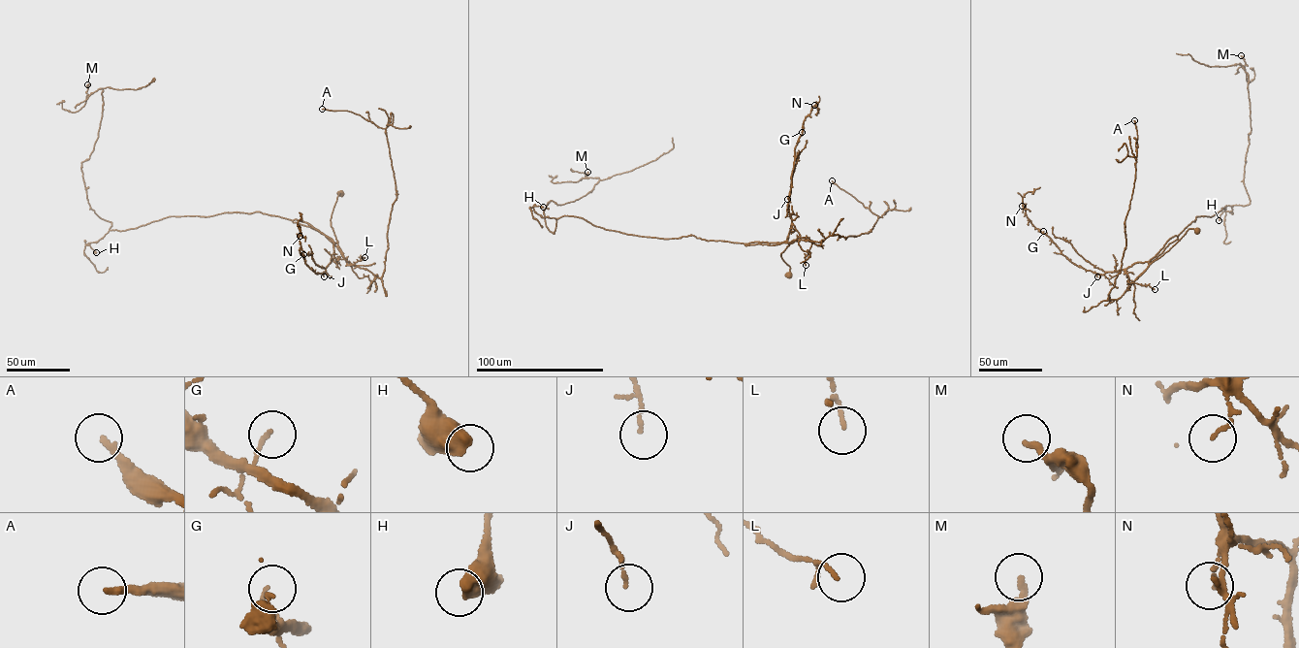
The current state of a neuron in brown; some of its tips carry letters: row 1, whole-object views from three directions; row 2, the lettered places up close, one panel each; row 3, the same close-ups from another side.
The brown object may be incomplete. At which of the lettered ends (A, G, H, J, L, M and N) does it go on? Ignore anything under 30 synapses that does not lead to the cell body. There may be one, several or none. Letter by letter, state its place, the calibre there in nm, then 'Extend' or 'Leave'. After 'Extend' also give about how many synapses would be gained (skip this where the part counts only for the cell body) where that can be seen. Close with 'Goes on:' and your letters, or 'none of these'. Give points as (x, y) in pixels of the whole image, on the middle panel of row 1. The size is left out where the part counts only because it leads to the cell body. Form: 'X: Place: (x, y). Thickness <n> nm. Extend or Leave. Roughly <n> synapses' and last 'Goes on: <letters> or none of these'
A: Place: (832, 180). Thickness 220 nm. Leave
G: Place: (802, 132). Thickness 120 nm. Leave
H: Place: (543, 207). Thickness 550 nm. Leave
J: Place: (787, 199). Thickness 100 nm. Leave
L: Place: (806, 265). Thickness 100 nm. Leave
M: Place: (587, 172). Thickness 220 nm. Leave
N: Place: (814, 105). Thickness 70 nm. Leave
Goes on: none of these

